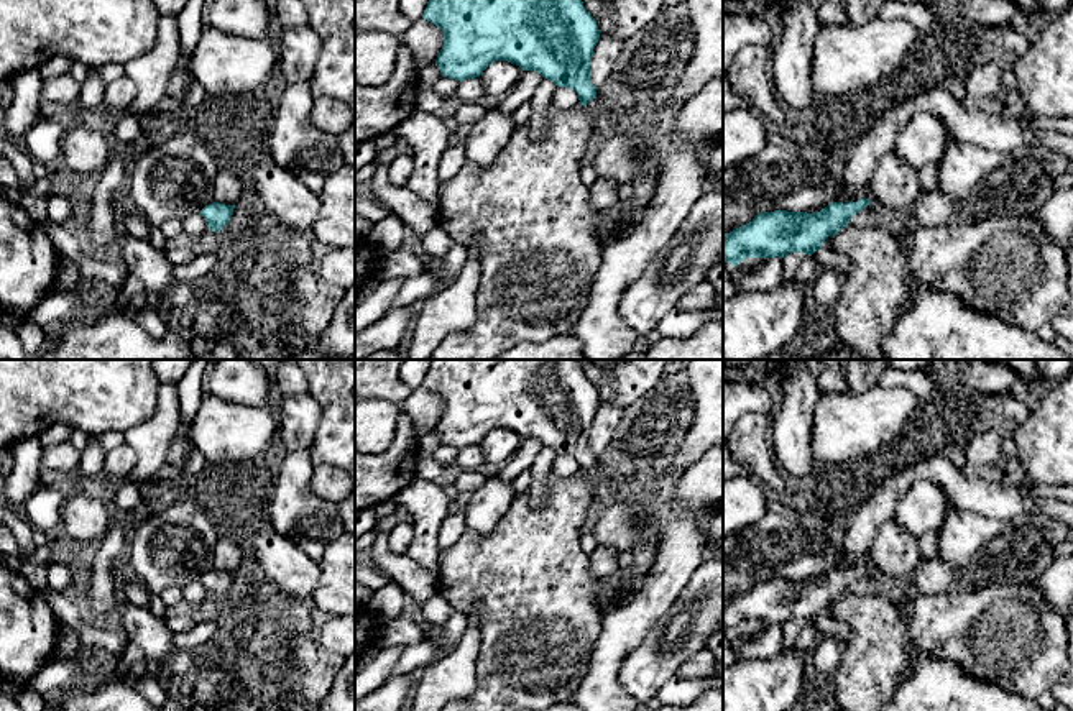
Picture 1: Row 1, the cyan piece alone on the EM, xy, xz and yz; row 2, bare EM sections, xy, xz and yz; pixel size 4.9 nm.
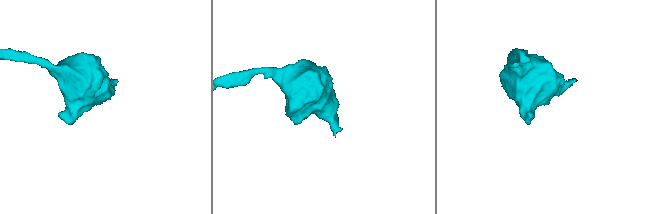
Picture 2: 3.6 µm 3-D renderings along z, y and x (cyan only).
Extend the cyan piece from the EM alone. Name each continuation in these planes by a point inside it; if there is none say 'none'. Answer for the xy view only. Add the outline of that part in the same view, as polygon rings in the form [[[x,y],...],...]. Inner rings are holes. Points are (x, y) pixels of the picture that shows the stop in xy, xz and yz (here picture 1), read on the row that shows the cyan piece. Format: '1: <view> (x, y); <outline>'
none

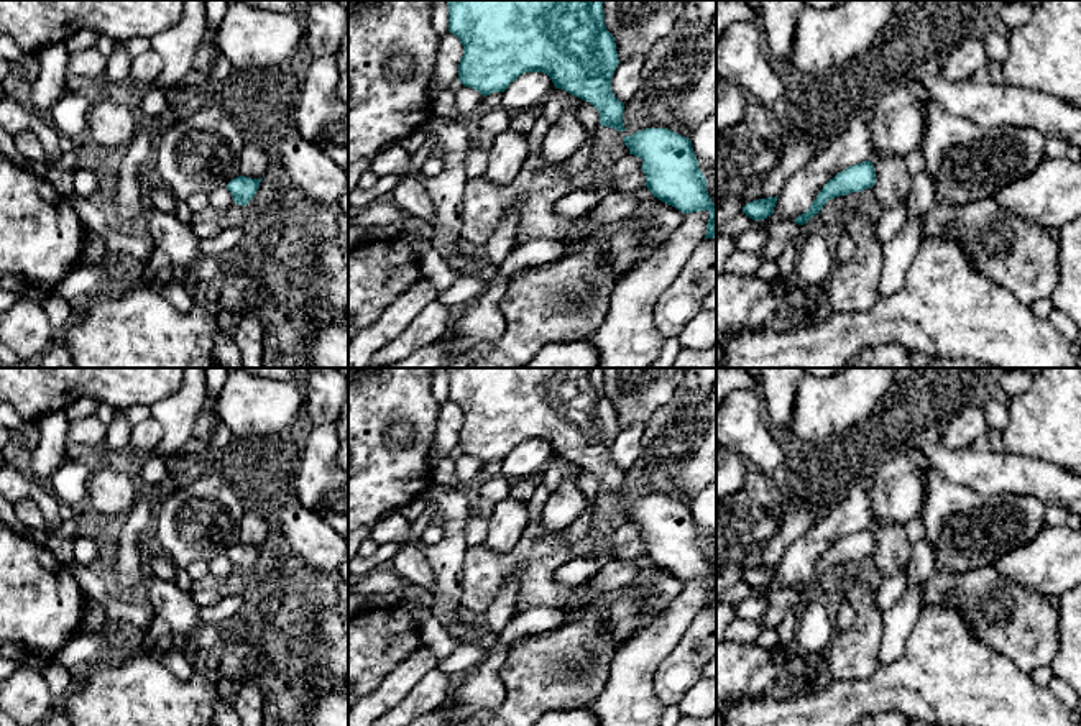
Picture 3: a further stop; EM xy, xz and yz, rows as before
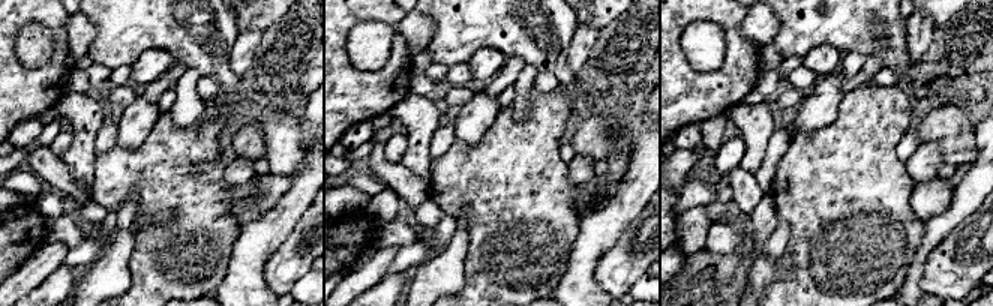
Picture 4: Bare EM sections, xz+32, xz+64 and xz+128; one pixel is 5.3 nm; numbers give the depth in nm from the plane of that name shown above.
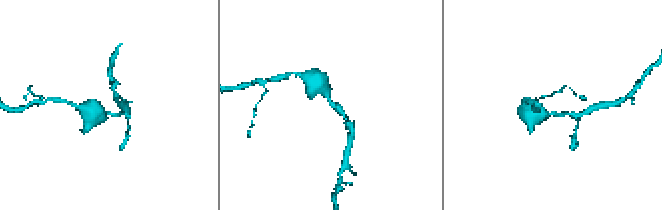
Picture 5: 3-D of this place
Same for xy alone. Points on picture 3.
none

